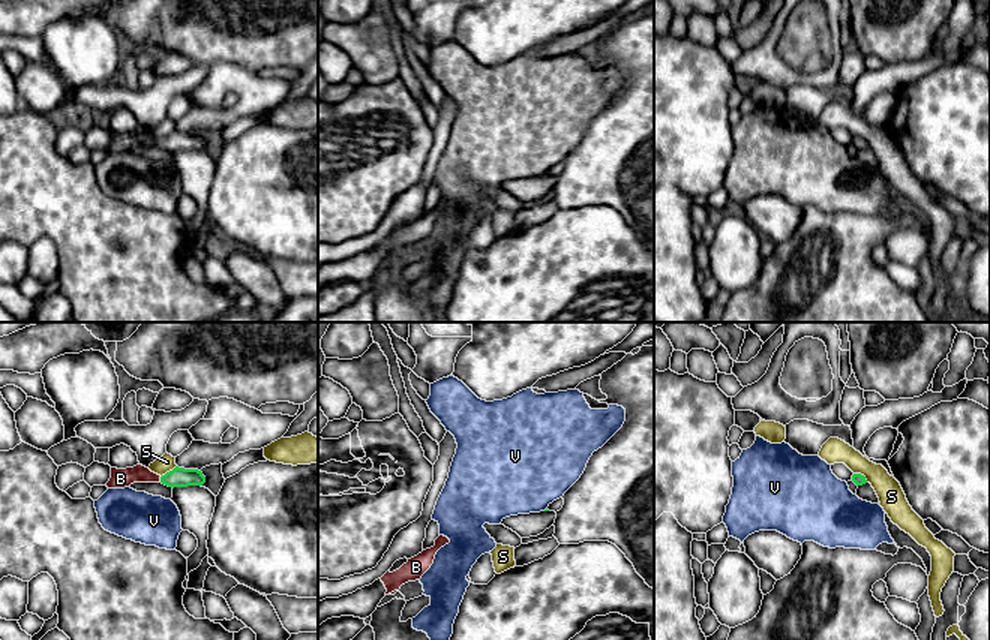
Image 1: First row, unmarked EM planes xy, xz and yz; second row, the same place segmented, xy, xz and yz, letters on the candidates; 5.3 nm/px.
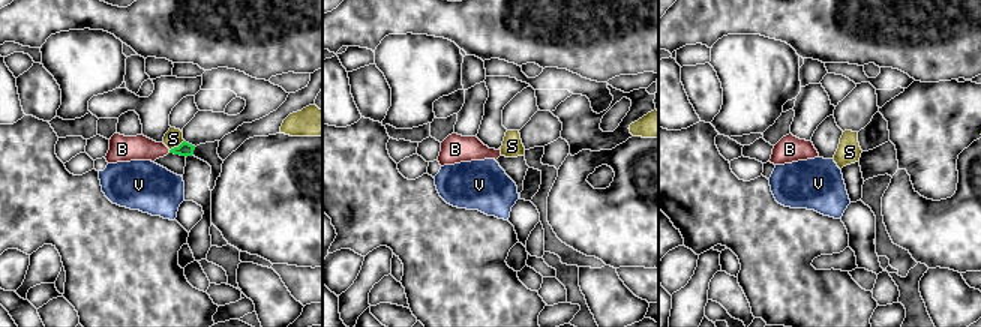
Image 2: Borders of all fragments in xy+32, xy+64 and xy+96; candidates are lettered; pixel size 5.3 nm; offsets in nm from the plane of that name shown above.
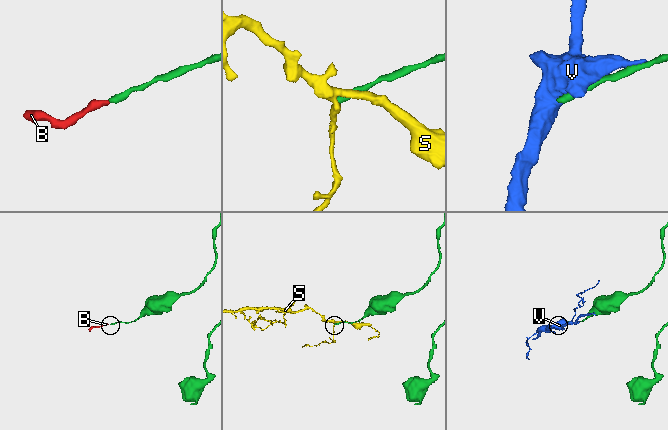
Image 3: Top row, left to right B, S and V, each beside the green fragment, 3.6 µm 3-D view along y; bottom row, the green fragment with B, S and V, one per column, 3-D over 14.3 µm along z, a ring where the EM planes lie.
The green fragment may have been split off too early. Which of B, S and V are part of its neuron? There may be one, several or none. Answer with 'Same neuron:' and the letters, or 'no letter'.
Same neuron: B

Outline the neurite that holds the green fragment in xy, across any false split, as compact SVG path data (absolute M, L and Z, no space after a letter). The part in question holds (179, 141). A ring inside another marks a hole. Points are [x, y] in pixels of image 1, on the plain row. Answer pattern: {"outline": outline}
{"outline": "M142 129L134 132L117 133L111 132L111 142L106 147L108 153L124 153L134 147L162 147L168 151L202 150L206 141L198 133L184 133L176 130L165 139L158 139Z"}

